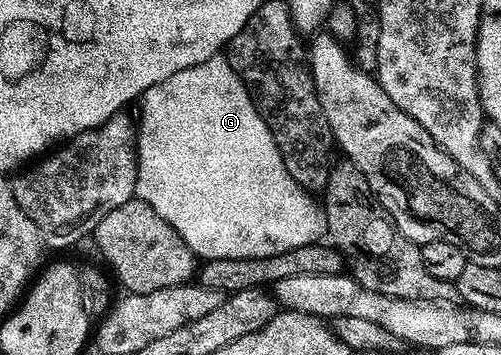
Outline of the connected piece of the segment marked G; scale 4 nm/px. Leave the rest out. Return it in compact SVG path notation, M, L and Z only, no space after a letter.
M215 56L204 60L204 64L193 66L192 68L184 68L180 72L176 72L176 76L168 76L168 80L164 80L160 84L156 84L152 88L148 88L146 93L140 99L140 107L138 118L136 114L136 163L138 165L138 175L136 176L136 186L134 192L139 202L147 202L156 212L156 216L160 216L175 232L180 236L180 240L184 240L184 244L188 244L188 248L199 259L205 260L208 258L263 258L264 256L276 256L276 252L288 252L292 248L304 248L308 244L319 241L326 234L326 215L323 209L313 202L311 193L303 188L300 184L296 184L296 180L292 180L292 176L288 172L288 168L284 168L284 156L280 152L280 148L276 144L276 140L272 136L272 132L268 128L266 121L262 119L262 113L258 110L258 106L254 103L253 97L249 88L243 84L237 72L230 66L229 57Z

